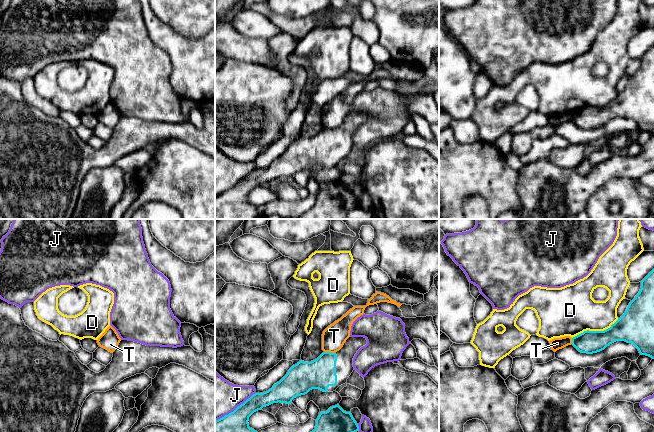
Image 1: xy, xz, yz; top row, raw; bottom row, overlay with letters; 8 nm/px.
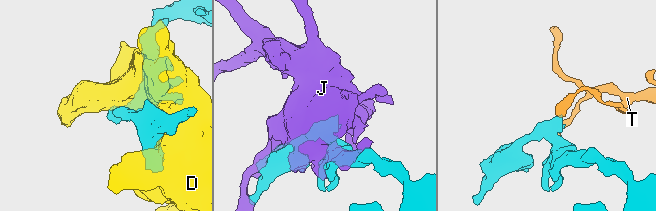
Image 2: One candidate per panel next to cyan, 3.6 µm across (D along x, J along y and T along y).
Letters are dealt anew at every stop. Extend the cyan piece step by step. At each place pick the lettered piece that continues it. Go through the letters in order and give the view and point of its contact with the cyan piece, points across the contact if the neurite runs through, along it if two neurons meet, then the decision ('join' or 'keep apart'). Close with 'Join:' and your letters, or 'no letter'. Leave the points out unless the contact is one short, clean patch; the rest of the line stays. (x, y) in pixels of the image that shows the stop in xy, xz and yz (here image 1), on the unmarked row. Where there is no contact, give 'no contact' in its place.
D: meets cyan in yz at (595, 107); keep apart
J: meets cyan in xz at (236, 184); keep apart
T: meets cyan in xz at (329, 128); border along xz (324, 127), (335, 128); keep apart
Join: no letter

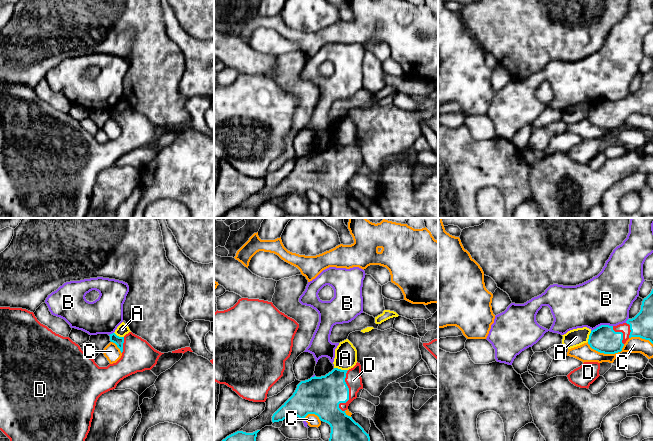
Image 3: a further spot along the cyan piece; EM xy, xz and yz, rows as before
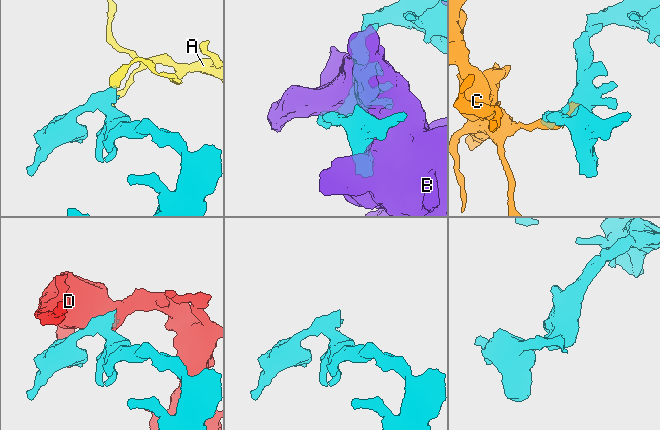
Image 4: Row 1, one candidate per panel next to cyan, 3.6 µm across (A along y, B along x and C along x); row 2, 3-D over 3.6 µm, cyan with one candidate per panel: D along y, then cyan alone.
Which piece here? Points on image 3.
A: meets cyan in xz at (340, 145); border along xz (334, 143), (347, 146); keep apart
B: meets cyan in yz at (601, 101); keep apart
C: meets cyan in yz at (606, 129); keep apart
D: meets cyan in xz at (348, 169); runs through xz (321, 172), (348, 169), (348, 160), (353, 155); join
Join: D

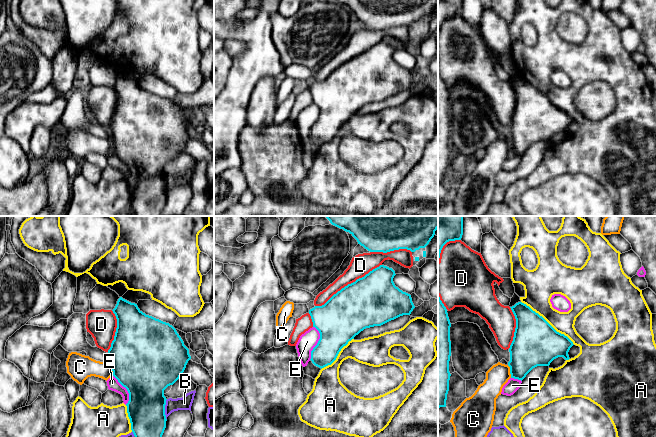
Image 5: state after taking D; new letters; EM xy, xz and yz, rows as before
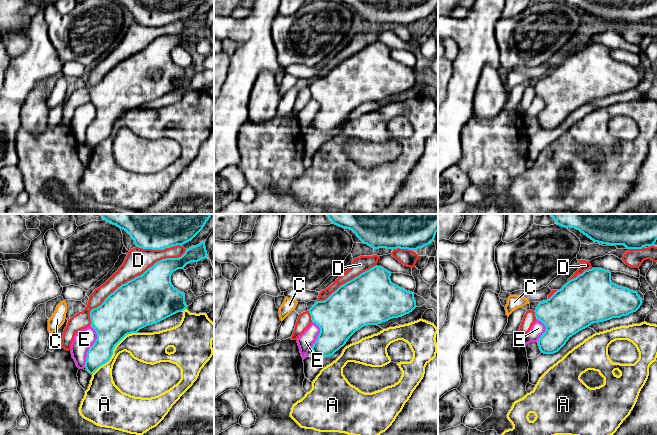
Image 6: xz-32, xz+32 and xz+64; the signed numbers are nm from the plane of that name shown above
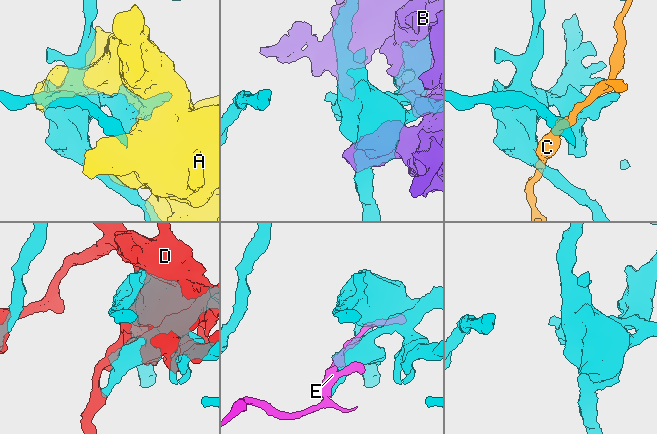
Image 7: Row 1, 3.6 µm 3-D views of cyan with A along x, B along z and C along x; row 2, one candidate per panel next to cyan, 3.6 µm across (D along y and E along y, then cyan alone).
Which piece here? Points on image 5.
A: meets cyan in yz at (547, 98); keep apart
B: meets cyan in xy at (164, 185); keep apart
C: meets cyan in yz at (510, 147); keep apart
D: meets cyan in xz at (348, 60); keep apart
E: meets cyan in xz at (317, 119); keep apart
Join: no letter

